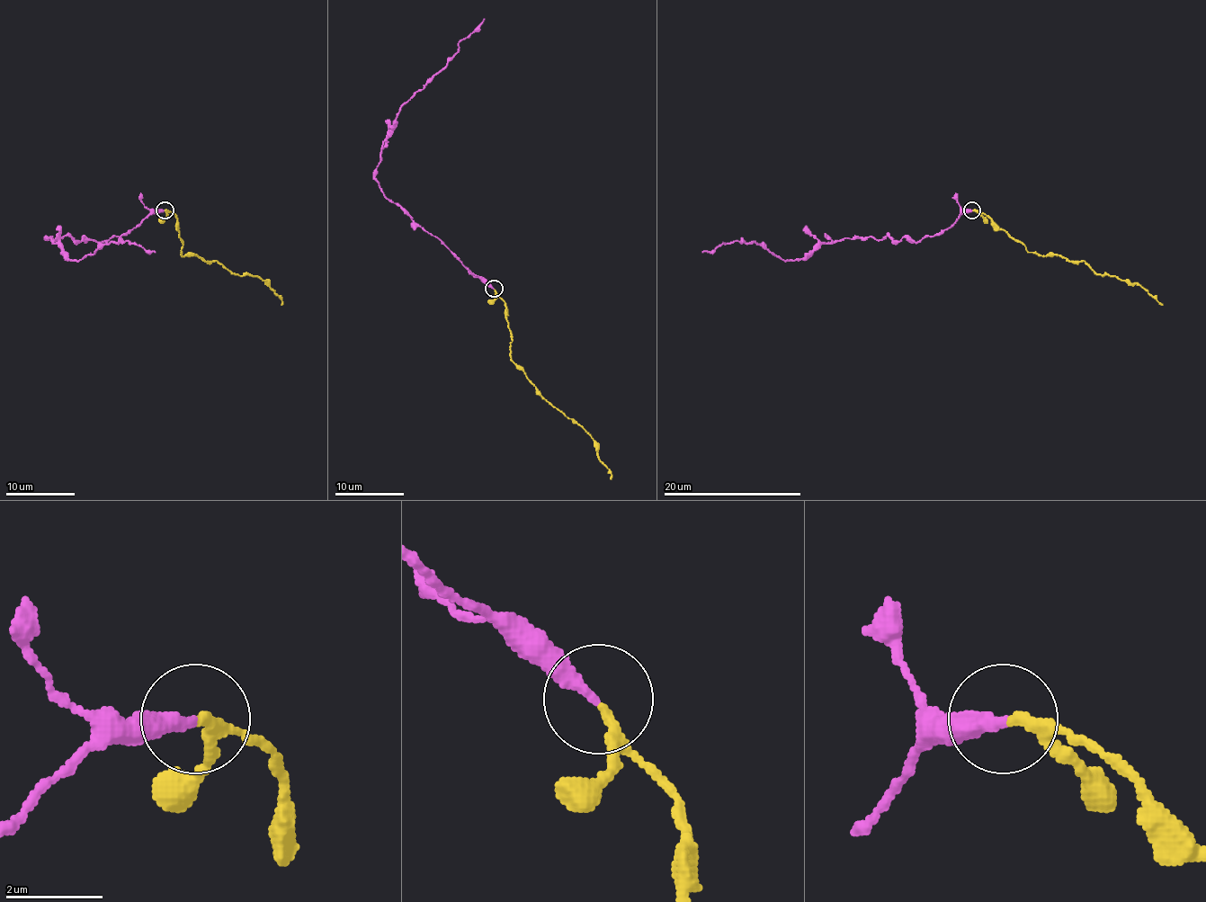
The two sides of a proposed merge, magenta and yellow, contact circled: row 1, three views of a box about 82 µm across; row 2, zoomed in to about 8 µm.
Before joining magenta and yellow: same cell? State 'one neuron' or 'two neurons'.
one neuron

